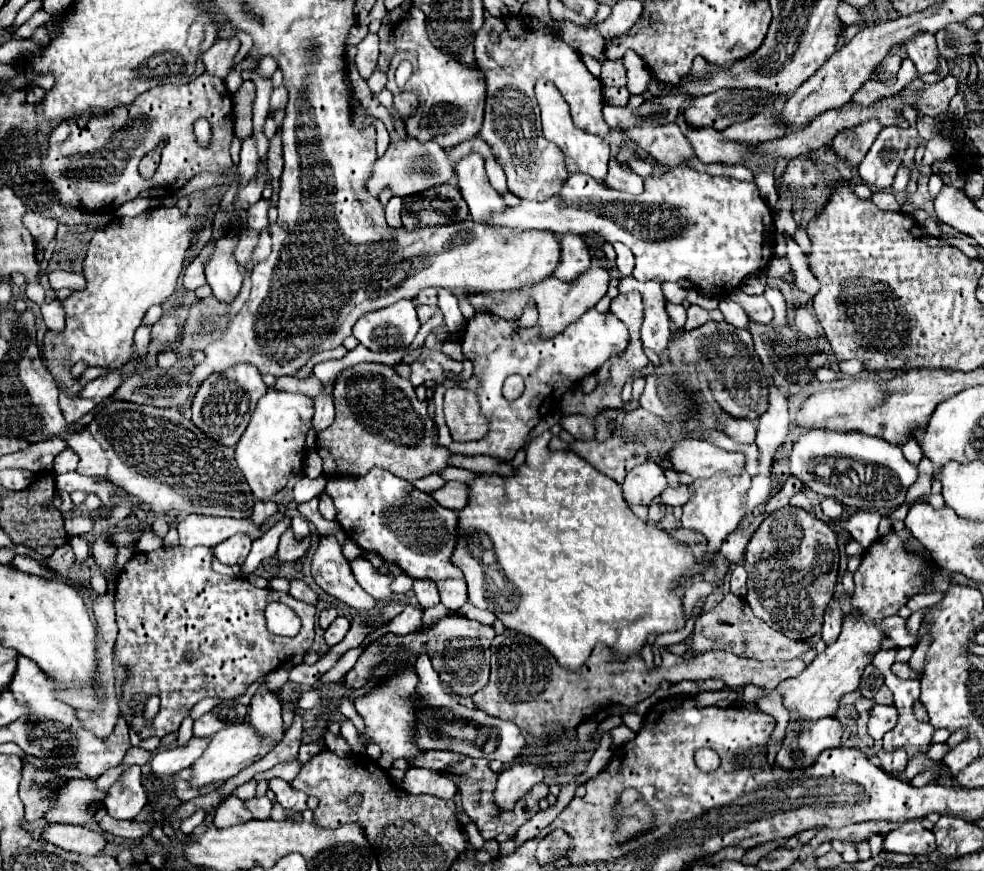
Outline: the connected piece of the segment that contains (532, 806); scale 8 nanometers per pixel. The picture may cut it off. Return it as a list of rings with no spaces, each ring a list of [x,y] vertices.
[[[465,758],[461,762],[455,762],[451,766],[447,766],[445,770],[441,770],[443,776],[447,776],[449,780],[455,782],[459,794],[461,794],[461,806],[467,812],[467,816],[477,824],[481,836],[485,840],[495,838],[497,834],[505,832],[505,834],[515,834],[535,812],[539,812],[539,800],[543,796],[549,794],[547,784],[535,784],[535,788],[531,788],[531,792],[527,792],[513,810],[501,810],[497,808],[495,802],[491,802],[491,784],[497,782],[497,774],[489,770],[489,762],[483,758]]]

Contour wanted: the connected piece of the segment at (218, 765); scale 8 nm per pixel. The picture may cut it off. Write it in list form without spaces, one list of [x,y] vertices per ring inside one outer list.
[[[233,724],[231,728],[223,728],[223,732],[217,732],[211,738],[211,744],[207,746],[207,750],[203,752],[203,756],[191,766],[193,768],[193,780],[189,782],[195,788],[201,788],[205,784],[211,782],[221,782],[227,778],[237,776],[241,770],[245,770],[247,766],[251,766],[253,762],[261,760],[267,752],[271,752],[277,746],[275,740],[265,740],[263,736],[257,734],[257,730],[249,724]]]

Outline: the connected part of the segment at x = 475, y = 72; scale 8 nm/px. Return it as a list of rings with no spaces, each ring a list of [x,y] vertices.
[[[411,6],[407,10],[403,22],[399,22],[395,26],[395,46],[397,46],[397,54],[391,60],[391,68],[387,72],[387,88],[393,94],[399,92],[395,86],[395,78],[393,78],[395,66],[401,60],[411,60],[413,76],[405,84],[405,88],[417,90],[419,98],[421,98],[419,112],[415,112],[411,122],[407,122],[407,132],[411,132],[411,136],[415,136],[417,140],[423,140],[423,142],[435,140],[445,150],[455,148],[457,144],[475,138],[483,124],[483,108],[485,108],[485,98],[487,98],[487,86],[485,86],[483,72],[477,66],[467,68],[467,64],[463,64],[463,62],[451,58],[449,54],[441,52],[439,48],[435,48],[427,36],[425,16],[423,16],[421,8],[417,8],[417,6]]]

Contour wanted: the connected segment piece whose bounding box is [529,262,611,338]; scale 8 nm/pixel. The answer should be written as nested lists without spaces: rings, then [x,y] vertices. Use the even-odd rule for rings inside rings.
[[[593,262],[577,280],[563,282],[557,278],[547,278],[541,284],[531,288],[531,298],[537,302],[539,308],[539,326],[541,326],[541,338],[551,338],[563,332],[571,322],[575,322],[581,314],[585,314],[589,308],[593,308],[609,288],[609,266],[601,262]]]

